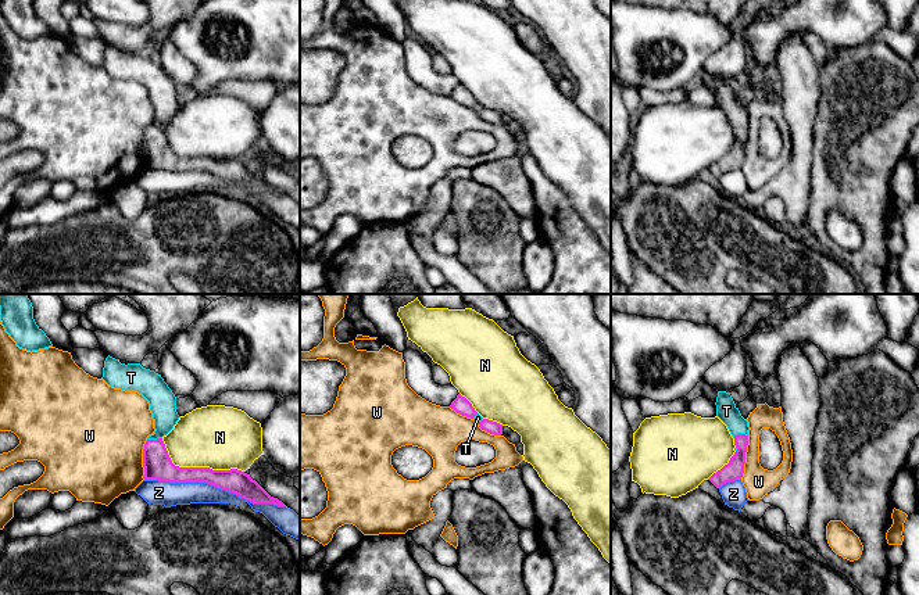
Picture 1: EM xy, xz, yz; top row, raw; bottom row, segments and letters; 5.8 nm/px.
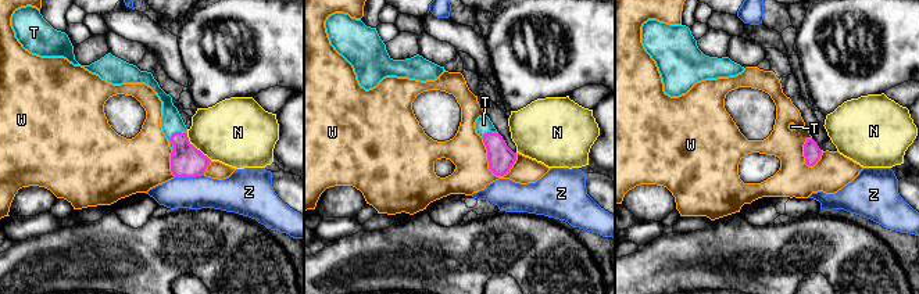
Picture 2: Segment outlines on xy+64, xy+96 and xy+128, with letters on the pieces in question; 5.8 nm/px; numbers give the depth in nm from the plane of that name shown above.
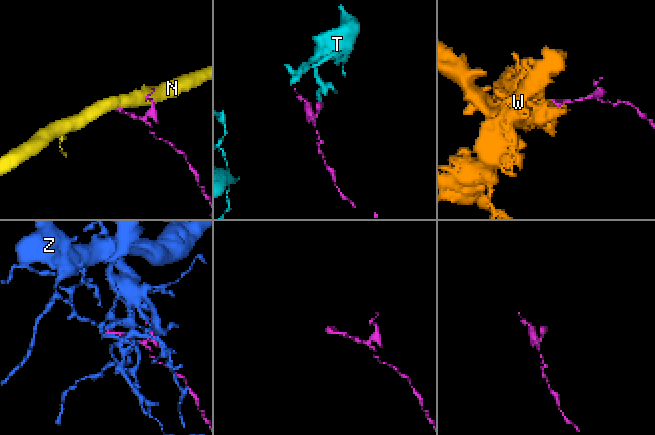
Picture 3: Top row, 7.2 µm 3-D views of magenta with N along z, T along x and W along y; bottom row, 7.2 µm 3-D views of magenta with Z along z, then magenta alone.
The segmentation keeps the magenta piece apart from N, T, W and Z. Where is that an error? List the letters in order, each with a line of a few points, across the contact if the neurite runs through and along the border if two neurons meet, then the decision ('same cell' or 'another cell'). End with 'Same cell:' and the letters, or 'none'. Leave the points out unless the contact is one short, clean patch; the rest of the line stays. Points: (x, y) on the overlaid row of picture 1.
N: another cell
T: yz (733, 470), (740, 454), (740, 434), (737, 425), (726, 411) | same cell
W: another cell
Z: another cell
Same cell: T

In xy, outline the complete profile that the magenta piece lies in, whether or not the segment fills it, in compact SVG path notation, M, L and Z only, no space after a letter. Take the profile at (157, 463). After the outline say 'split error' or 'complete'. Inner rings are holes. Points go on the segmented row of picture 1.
M107 356L103 377L108 386L125 391L137 391L150 404L155 431L147 437L143 449L144 480L168 483L207 483L226 490L253 503L273 503L286 506L278 498L271 497L250 474L237 470L212 470L210 467L179 467L168 455L162 437L176 422L176 397L161 374L143 368L140 363L121 363L119 359Z; split error

